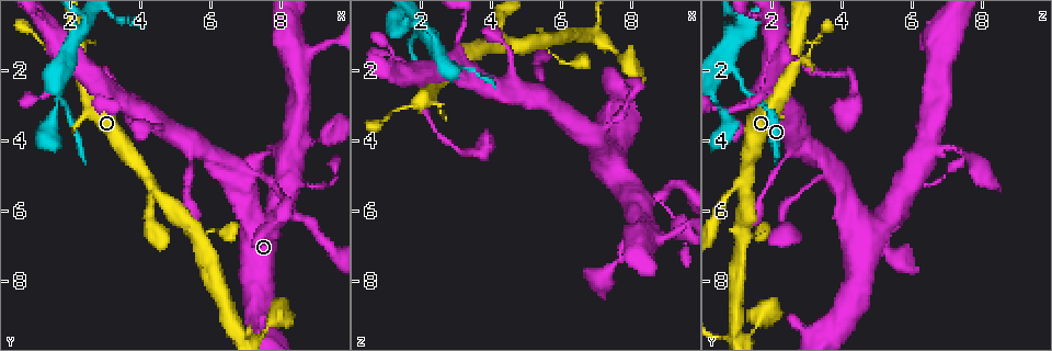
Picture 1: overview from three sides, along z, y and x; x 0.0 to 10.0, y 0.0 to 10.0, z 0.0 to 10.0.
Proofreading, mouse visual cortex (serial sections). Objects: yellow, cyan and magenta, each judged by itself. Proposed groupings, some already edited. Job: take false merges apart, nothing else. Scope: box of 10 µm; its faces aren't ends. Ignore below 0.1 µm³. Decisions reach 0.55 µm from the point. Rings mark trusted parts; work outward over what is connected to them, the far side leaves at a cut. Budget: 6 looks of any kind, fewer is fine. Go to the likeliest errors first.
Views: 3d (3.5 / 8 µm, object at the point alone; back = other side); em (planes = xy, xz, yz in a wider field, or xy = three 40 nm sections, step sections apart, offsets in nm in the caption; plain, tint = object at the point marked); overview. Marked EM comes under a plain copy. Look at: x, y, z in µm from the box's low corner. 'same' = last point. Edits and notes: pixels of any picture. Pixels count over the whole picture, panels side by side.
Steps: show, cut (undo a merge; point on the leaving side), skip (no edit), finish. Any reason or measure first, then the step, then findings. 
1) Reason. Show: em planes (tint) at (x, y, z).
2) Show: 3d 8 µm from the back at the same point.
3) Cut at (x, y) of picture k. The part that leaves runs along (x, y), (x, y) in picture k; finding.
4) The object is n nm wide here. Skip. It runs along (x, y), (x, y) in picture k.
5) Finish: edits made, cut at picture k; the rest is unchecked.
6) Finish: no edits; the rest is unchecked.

Sharp bend. Show: 3d 3.5 µm at (8.30, 6.05, 5.75).

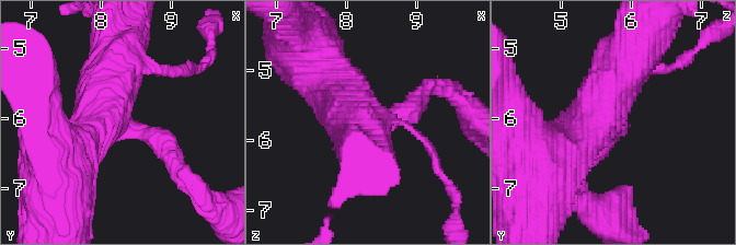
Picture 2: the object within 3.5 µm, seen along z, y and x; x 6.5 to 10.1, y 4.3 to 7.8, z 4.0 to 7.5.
Now the EM. Show: em xy step 5 (tint) at (8.30, 6.05, 5.75).

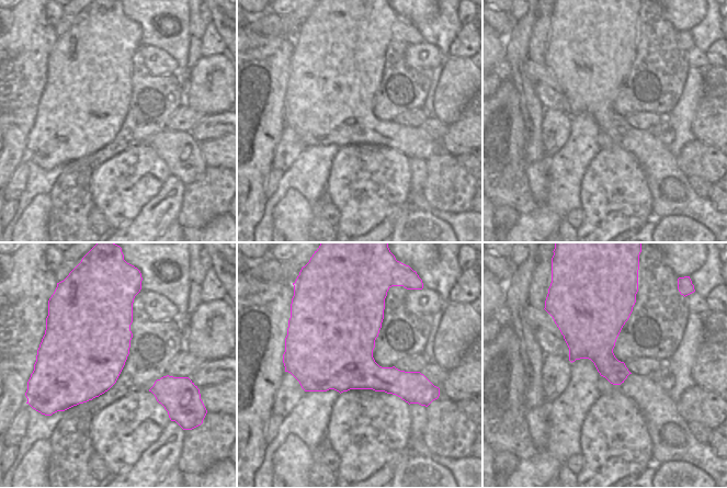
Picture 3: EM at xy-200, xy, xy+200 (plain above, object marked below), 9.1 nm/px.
Skip. All the same cell.

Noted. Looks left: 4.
Three-way junction. Show: 3d 3.5 µm at (2.05, 1.65, 2.40).

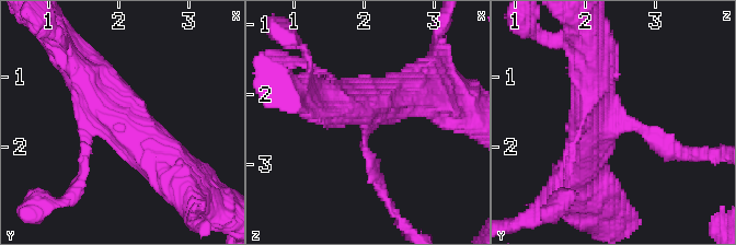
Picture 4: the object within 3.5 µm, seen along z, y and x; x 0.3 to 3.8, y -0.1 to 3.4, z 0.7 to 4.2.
Need the tissue. Show: em planes (tint) at (2.10, 1.70, 2.40).

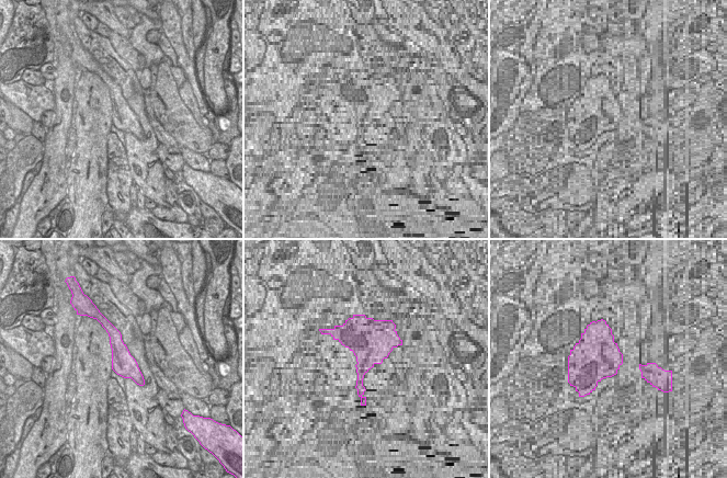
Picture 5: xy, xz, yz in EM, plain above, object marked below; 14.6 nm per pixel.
Skip. It runs along (110, 329), (122, 361), (142, 382) in picture 5; continuous, no second cell.

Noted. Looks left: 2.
A narrow waist. Show: 3d 3.5 µm at (7.75, 5.20, 3.15).

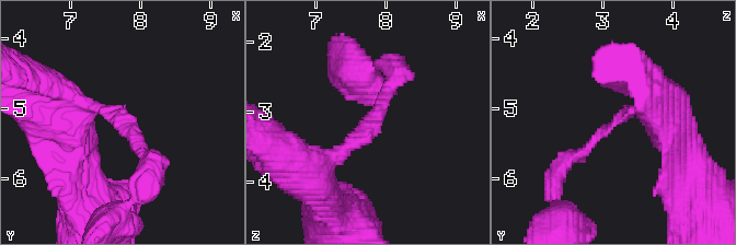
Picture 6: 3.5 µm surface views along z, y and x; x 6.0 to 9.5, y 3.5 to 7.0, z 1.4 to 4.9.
The arms are 200, 200 nm wide; now the EM. Show: em xy step 3 (tint) at (7.80, 5.30, 3.15).

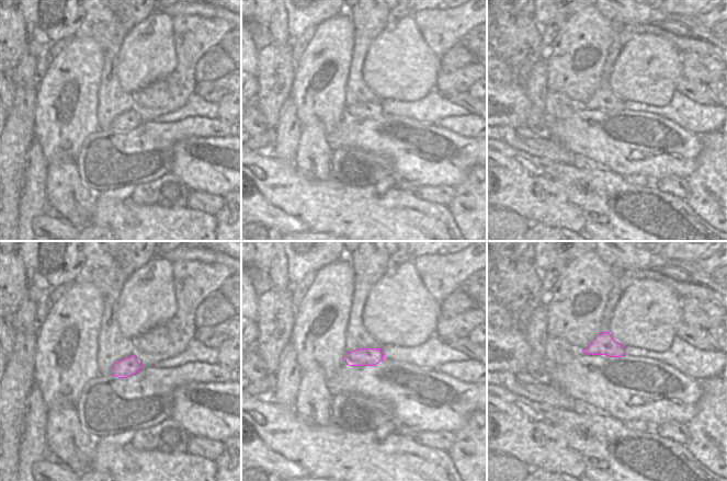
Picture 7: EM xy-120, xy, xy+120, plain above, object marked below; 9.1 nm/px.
Skip. It runs along (307, 177), (365, 138), (394, 68) in picture 6; continuous, no second cell.

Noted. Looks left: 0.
Finish: no edits; the rest is unchecked.

